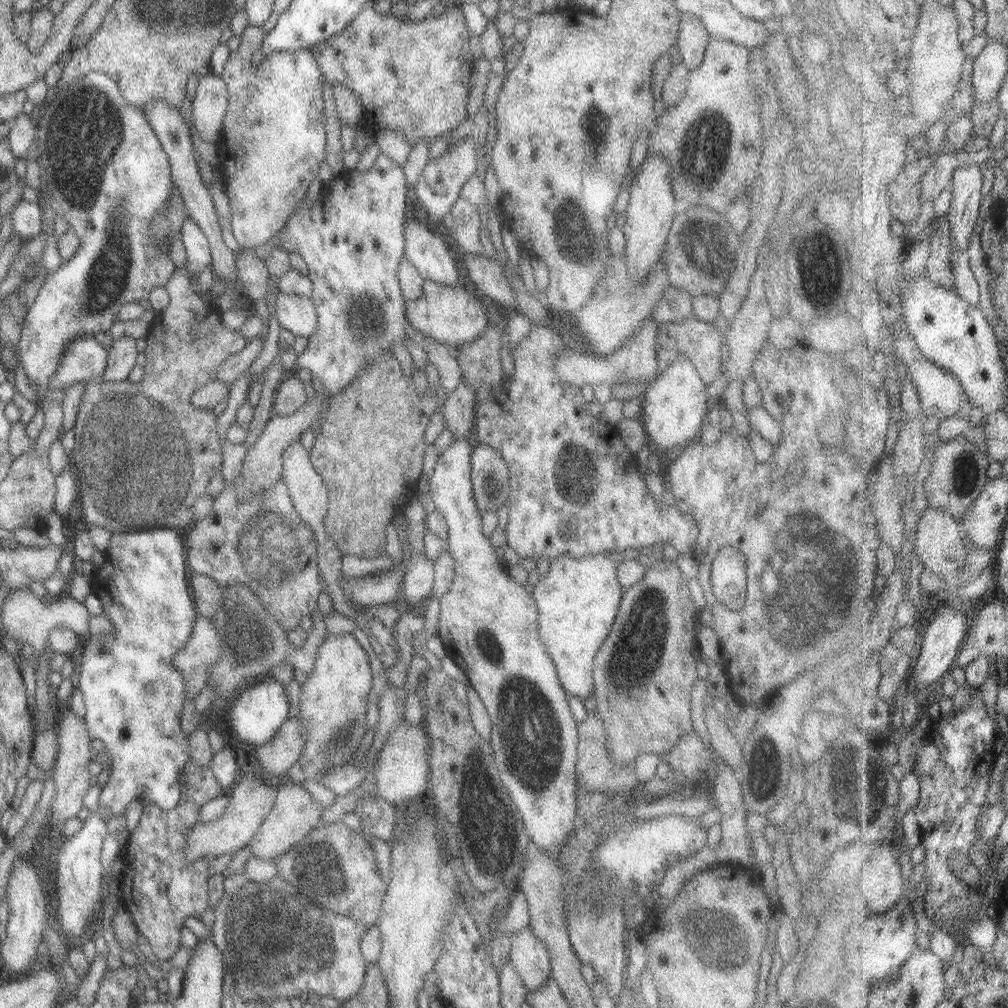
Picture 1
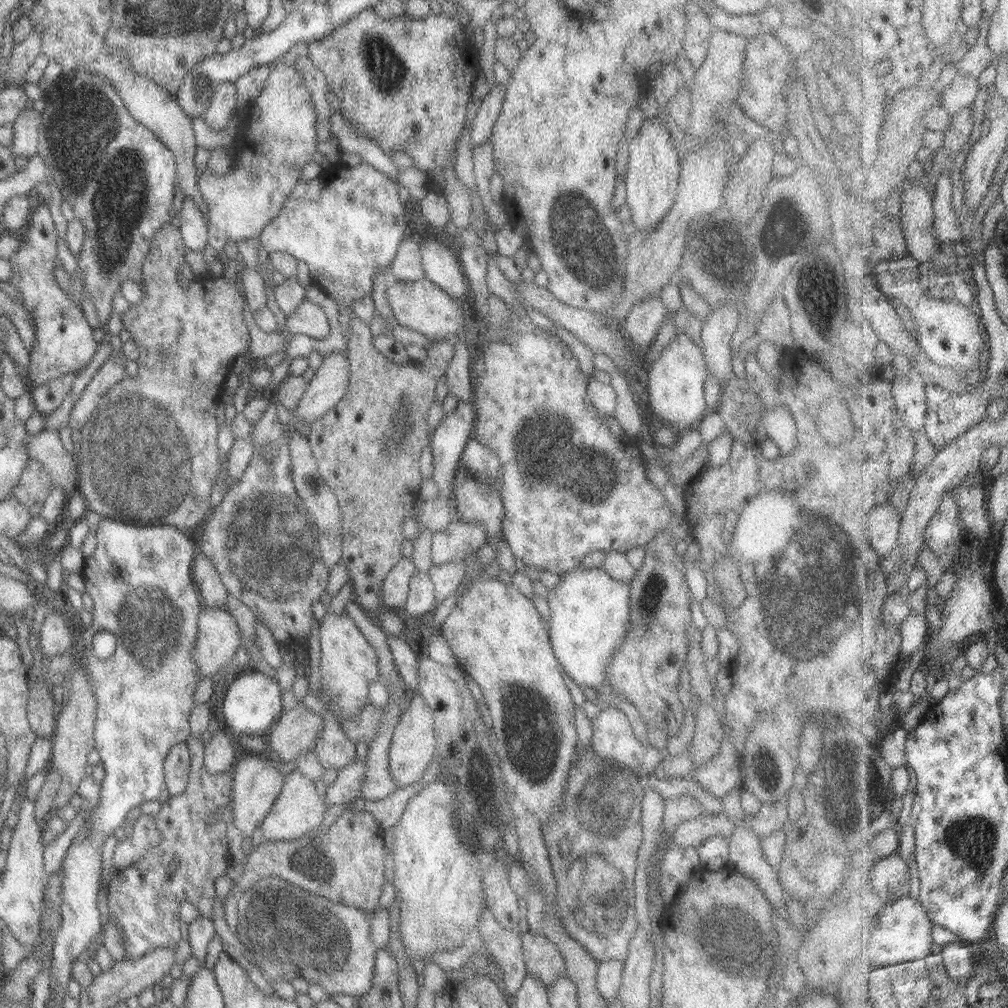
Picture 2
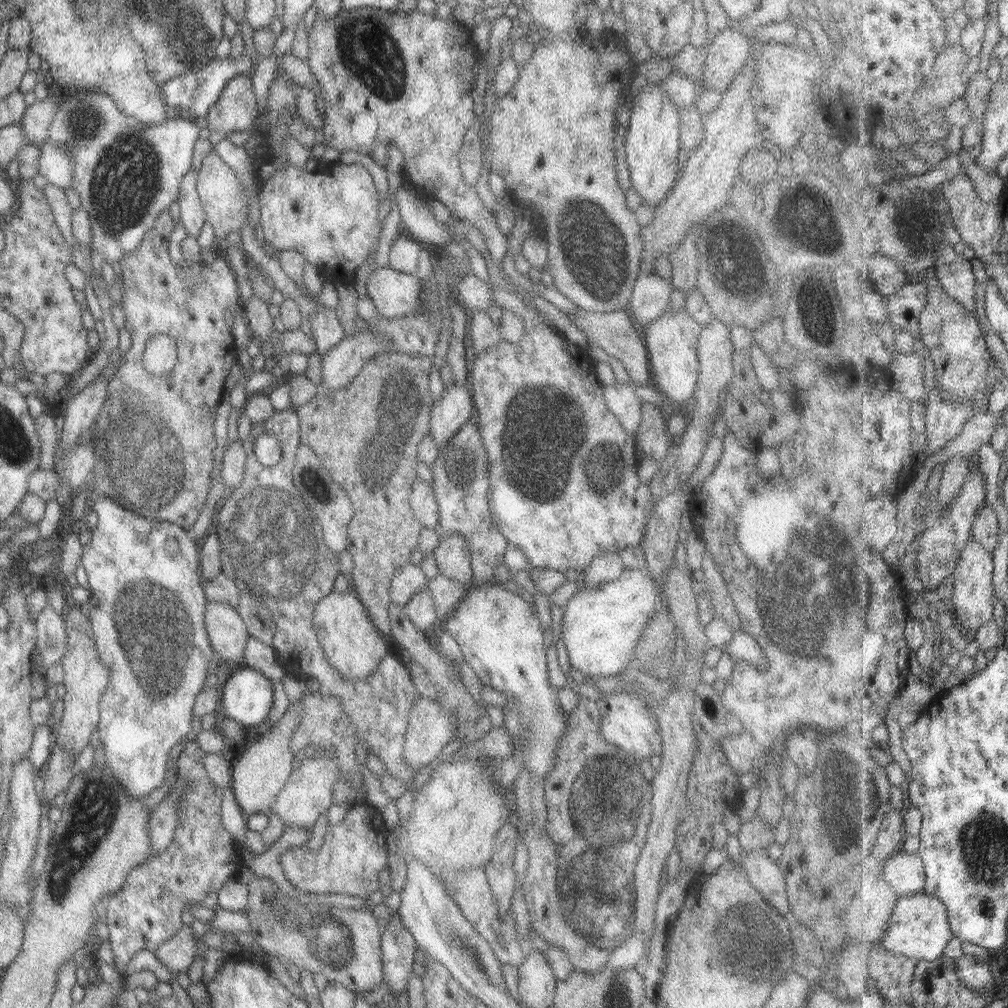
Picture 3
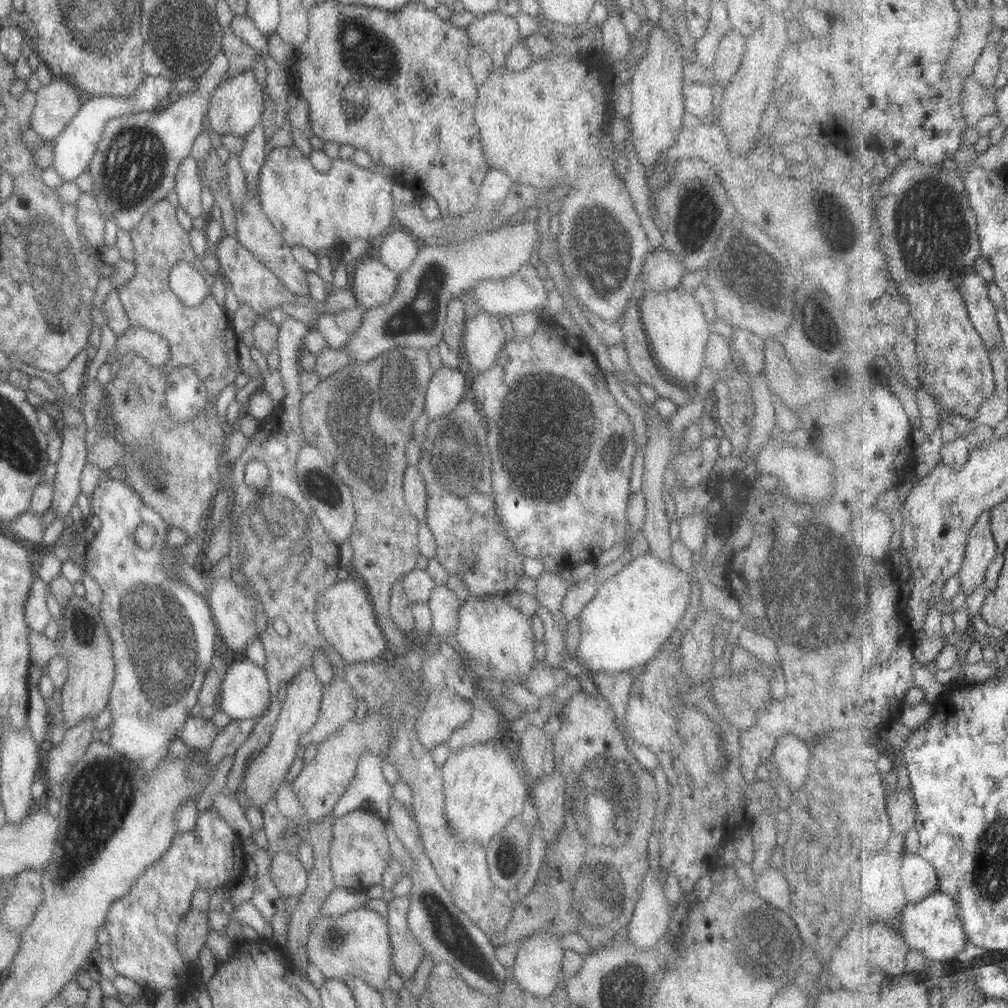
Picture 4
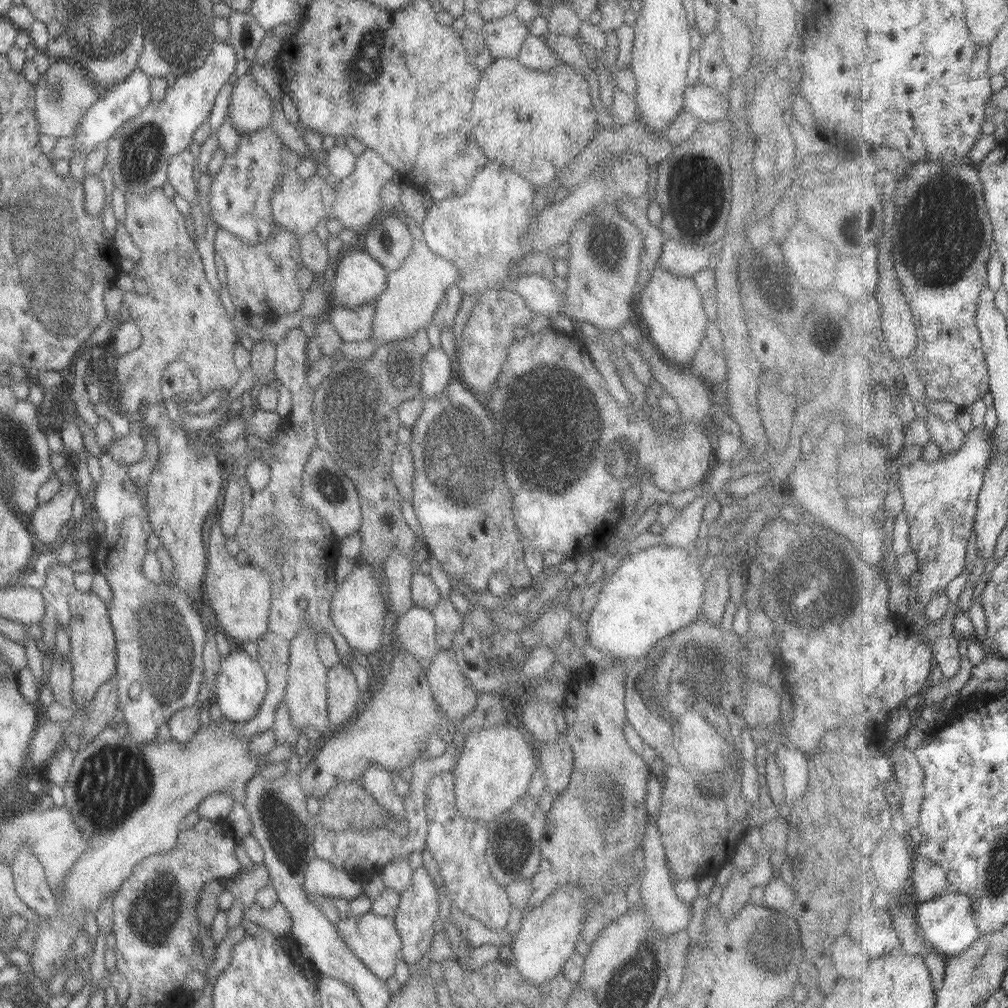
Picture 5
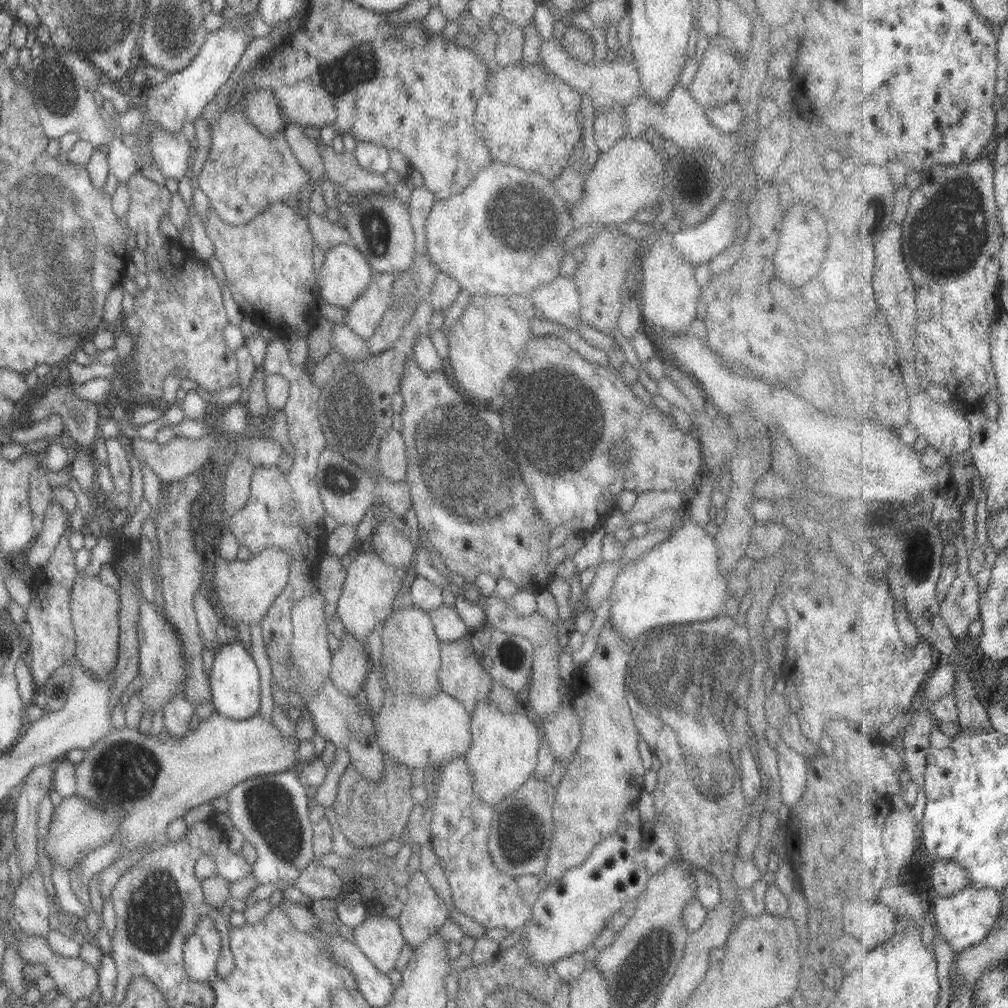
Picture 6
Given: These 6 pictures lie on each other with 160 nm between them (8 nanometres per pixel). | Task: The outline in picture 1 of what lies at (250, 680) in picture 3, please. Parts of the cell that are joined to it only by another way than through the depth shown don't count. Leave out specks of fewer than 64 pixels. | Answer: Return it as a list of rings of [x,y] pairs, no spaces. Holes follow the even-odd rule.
[[[267,680],[241,692],[231,704],[228,712],[232,734],[247,745],[261,746],[273,737],[288,716],[288,698],[282,684]]]

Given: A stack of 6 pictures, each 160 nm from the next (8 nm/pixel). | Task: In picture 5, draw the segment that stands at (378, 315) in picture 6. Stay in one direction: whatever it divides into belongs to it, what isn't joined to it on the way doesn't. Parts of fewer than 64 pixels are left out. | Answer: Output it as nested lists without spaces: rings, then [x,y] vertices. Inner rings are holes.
[[[375,301],[357,309],[345,309],[336,306],[329,312],[326,320],[331,323],[339,339],[345,342],[357,342],[369,339],[371,322],[375,312]]]

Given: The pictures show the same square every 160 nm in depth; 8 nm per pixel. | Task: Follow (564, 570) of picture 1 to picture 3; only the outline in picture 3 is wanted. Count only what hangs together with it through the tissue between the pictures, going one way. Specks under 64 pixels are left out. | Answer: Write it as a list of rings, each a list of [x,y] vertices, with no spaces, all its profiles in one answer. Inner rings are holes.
[[[625,565],[615,580],[592,587],[577,586],[577,591],[561,607],[563,613],[560,637],[569,664],[575,670],[579,670],[585,678],[614,679],[622,669],[629,666],[630,658],[635,654],[634,648],[640,639],[640,634],[645,628],[647,620],[658,611],[662,598],[661,587],[656,586],[656,582],[643,566],[634,569]]]

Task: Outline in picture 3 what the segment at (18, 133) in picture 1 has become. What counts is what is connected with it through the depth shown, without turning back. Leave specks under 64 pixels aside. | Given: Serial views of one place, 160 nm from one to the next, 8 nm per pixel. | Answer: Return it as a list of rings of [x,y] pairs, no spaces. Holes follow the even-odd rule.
[[[47,96],[26,106],[19,122],[26,143],[39,146],[47,142],[48,126],[56,106],[57,101]]]

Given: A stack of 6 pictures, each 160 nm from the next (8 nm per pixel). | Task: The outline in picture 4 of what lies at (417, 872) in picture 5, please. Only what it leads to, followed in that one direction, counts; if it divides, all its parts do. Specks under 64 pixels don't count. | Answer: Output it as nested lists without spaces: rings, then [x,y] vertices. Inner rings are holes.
[[[408,895],[393,897],[387,904],[384,918],[391,949],[391,970],[404,981],[412,978],[415,968],[424,957],[422,948],[411,936],[406,925],[409,899]]]

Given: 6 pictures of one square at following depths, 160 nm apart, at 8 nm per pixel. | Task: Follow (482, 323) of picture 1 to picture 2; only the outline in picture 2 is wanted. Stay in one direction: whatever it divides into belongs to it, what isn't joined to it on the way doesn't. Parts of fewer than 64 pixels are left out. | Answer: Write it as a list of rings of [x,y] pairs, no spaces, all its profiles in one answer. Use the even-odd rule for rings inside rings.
[[[424,277],[409,283],[389,280],[386,287],[385,298],[395,322],[400,326],[422,334],[432,343],[454,338],[463,331],[464,319],[460,301],[452,299]]]

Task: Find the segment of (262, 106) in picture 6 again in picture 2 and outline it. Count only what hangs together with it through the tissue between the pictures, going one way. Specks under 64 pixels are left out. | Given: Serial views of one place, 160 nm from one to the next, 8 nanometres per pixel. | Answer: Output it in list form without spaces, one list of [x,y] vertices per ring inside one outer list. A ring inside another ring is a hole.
[[[222,82],[215,85],[212,87],[207,106],[203,109],[200,117],[205,121],[207,128],[219,131],[229,122],[232,114],[239,116],[235,110],[234,83]]]

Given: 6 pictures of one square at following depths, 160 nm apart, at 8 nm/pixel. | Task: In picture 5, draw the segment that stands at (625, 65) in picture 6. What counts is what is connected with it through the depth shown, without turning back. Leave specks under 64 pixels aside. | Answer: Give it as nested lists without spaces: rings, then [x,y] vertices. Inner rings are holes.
[[[529,34],[523,39],[516,55],[517,63],[529,70],[547,70],[563,65],[541,37]]]

